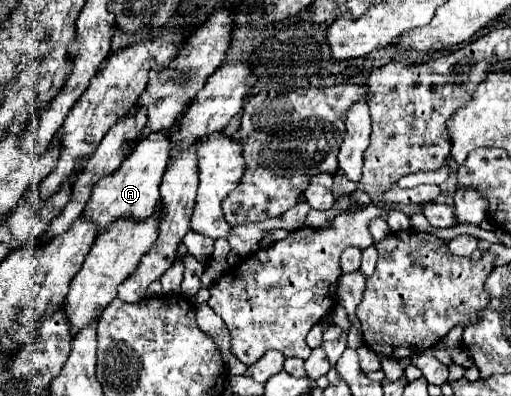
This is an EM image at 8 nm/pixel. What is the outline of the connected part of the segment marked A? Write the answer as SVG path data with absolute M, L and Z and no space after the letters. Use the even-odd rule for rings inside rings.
M156 131L140 139L126 161L94 185L92 197L84 209L86 217L94 221L100 231L104 231L116 217L134 217L136 221L150 217L160 201L160 183L166 173L166 161L170 159L170 147L172 141L168 131Z

